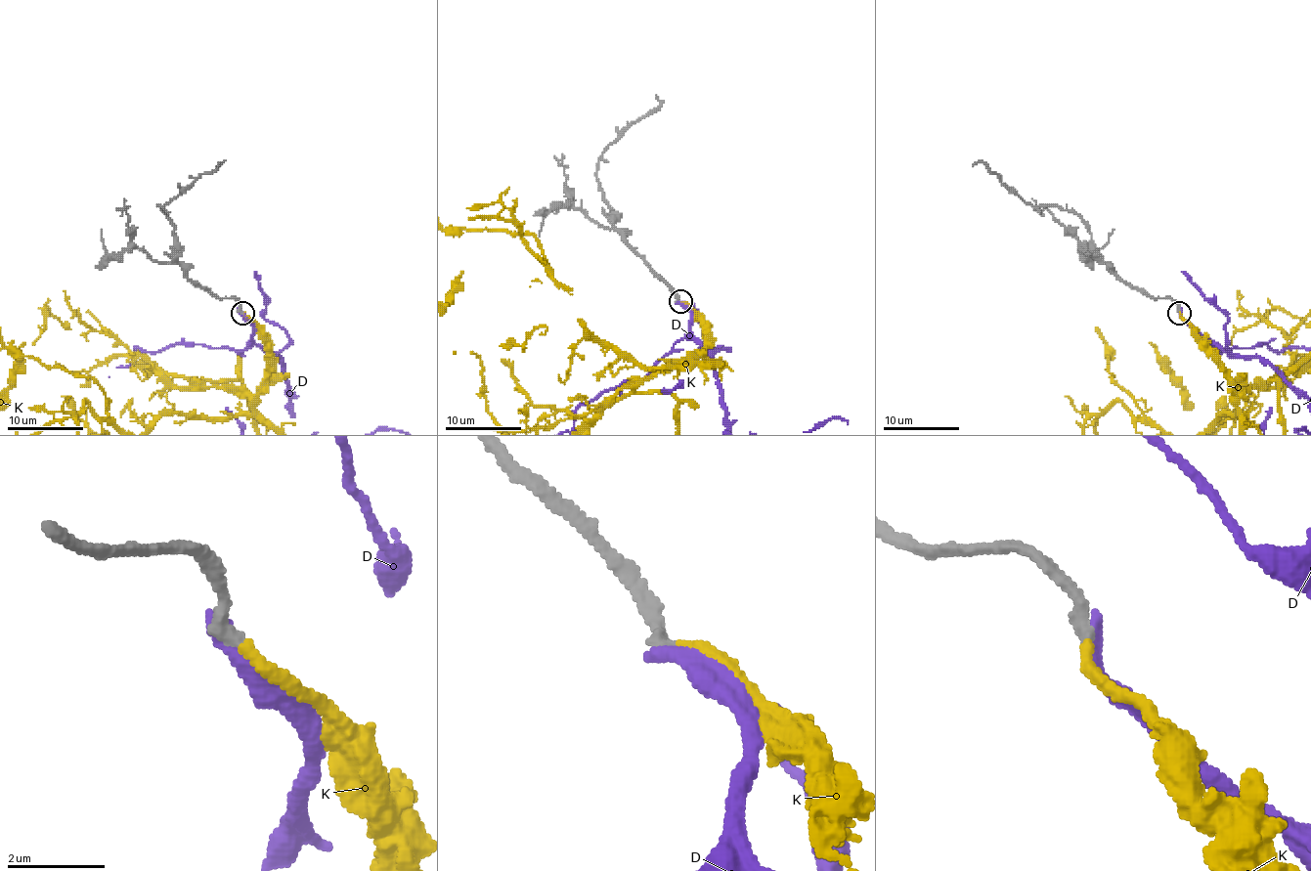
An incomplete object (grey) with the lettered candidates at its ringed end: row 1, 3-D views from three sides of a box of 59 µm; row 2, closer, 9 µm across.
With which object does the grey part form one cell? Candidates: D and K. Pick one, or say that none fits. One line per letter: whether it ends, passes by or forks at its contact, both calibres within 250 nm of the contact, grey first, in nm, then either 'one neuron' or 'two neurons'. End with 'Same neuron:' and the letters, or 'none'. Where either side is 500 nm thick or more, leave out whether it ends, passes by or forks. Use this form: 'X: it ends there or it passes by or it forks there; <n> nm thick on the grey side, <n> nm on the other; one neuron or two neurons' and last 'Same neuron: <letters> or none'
D: it ends there; 300 nm thick on the grey side, 380 nm on the other; two neurons
K: it ends there; 280 nm thick on the grey side, 220 nm on the other; one neuron
Same neuron: K

